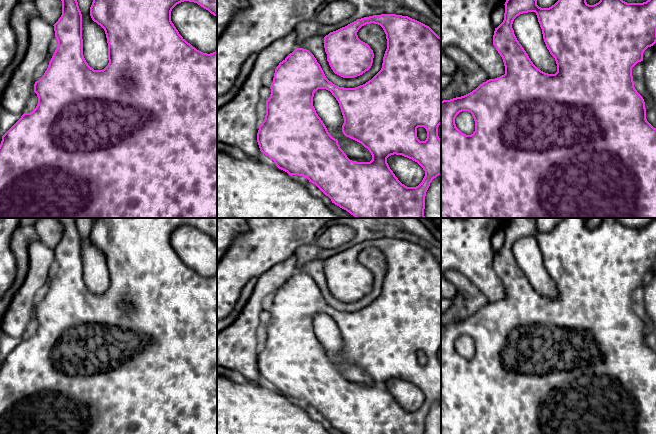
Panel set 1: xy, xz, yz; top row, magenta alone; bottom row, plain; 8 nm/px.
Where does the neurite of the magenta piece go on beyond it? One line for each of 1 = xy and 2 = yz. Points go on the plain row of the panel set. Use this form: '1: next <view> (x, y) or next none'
1: next none
2: next none

